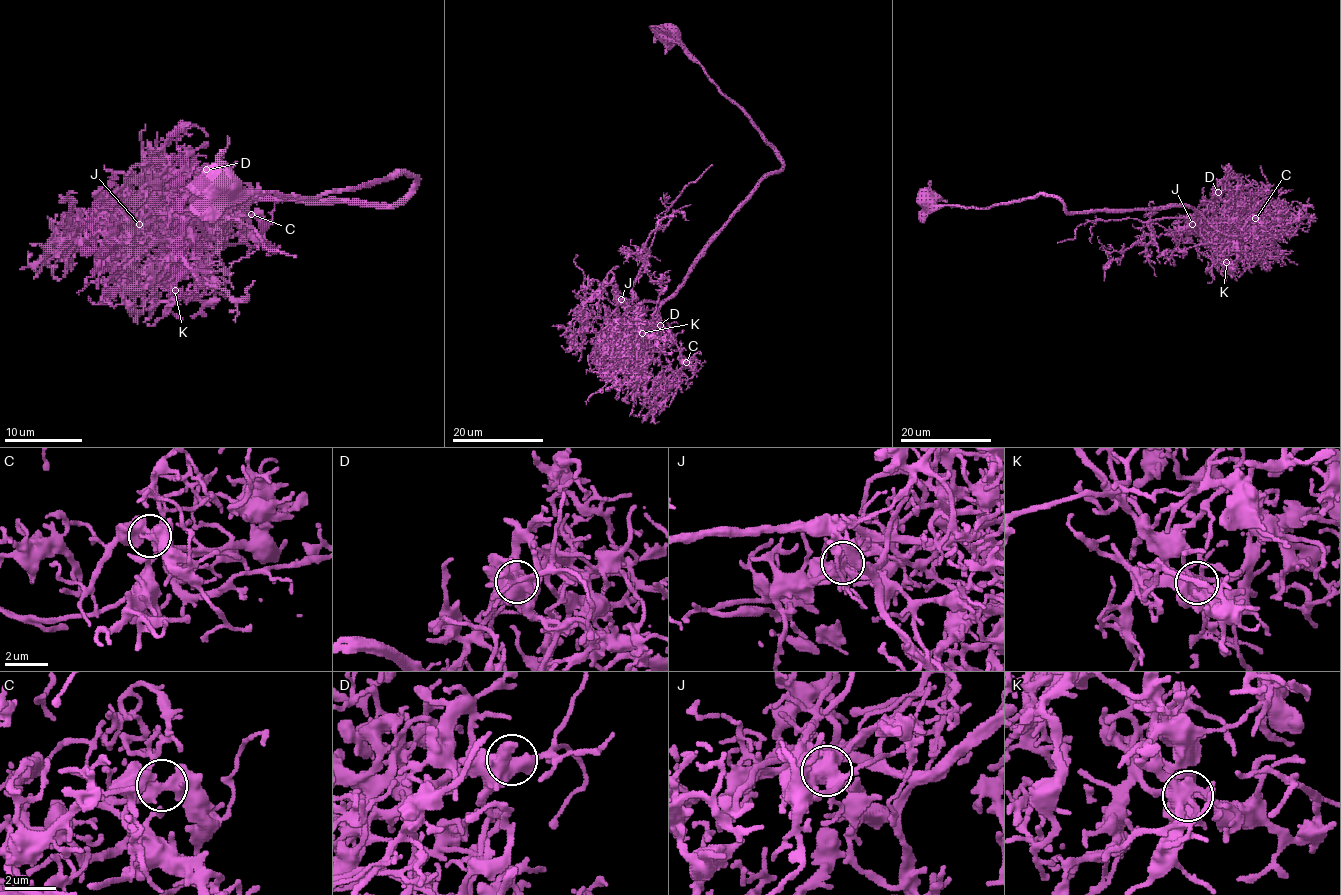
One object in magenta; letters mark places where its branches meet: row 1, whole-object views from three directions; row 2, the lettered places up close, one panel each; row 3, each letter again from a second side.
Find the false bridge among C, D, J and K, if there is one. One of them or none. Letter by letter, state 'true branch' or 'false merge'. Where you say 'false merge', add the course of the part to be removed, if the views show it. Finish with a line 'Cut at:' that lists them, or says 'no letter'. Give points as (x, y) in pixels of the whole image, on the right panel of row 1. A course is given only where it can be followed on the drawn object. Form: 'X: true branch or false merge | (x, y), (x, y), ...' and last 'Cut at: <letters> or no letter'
C: true branch
D: true branch
J: false merge | (1193, 224), (1196, 218), (1193, 217), (1090, 220), (1077, 227), (1073, 239), (1057, 243)
K: true branch
Cut at: J

